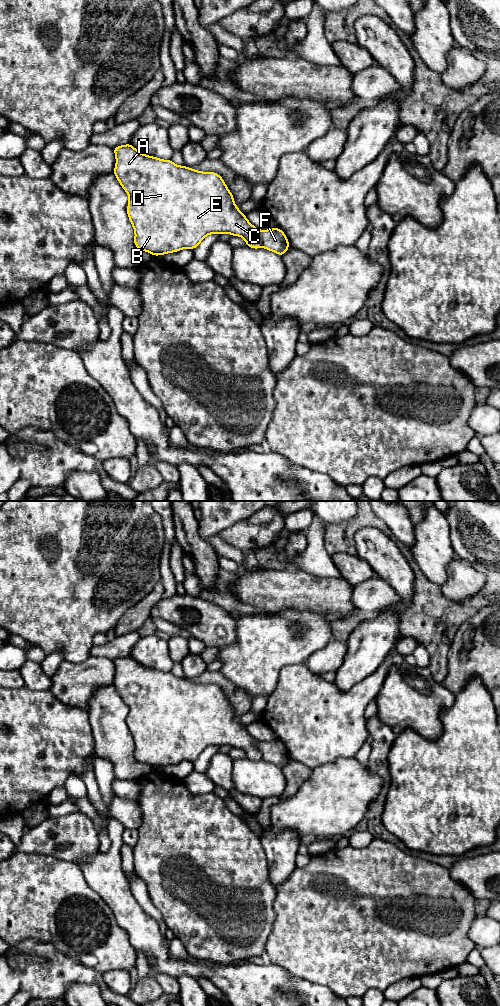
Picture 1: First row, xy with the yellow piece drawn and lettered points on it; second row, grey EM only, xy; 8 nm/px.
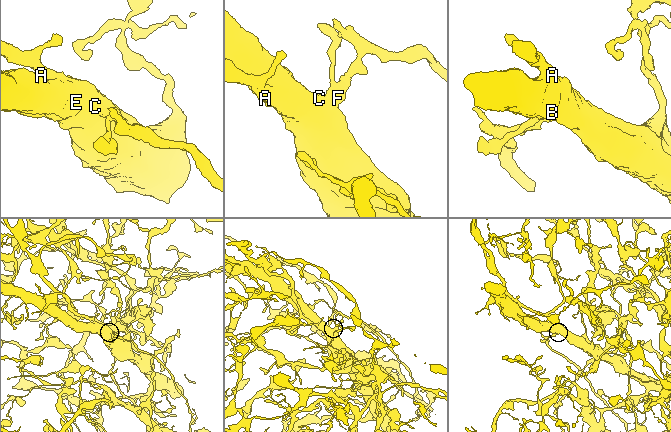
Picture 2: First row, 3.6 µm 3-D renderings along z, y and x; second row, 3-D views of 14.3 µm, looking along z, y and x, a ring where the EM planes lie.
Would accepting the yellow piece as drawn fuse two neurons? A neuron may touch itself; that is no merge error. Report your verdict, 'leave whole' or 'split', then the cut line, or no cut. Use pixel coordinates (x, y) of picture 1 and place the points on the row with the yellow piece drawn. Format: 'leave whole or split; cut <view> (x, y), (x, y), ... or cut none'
split; cut xy (256, 230), (263, 246)

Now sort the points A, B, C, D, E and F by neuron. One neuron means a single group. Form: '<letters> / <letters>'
A B C D E / F

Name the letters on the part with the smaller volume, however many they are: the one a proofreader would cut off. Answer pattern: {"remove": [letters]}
{"remove": ["F"]}

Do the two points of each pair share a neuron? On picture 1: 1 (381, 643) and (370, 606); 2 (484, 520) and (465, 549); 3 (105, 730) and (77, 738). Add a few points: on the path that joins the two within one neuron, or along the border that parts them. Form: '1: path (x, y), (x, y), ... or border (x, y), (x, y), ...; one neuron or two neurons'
1: border (393, 605), (380, 611), (372, 618), (365, 620); two neurons
2: path (484, 527), (484, 530), (472, 542); one neuron
3: border (87, 711), (95, 752); two neurons

